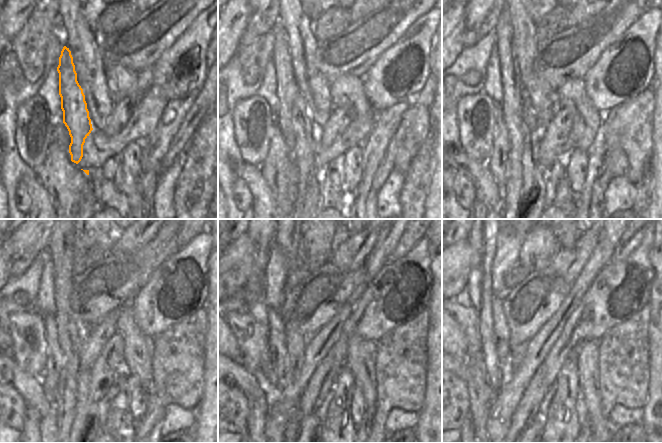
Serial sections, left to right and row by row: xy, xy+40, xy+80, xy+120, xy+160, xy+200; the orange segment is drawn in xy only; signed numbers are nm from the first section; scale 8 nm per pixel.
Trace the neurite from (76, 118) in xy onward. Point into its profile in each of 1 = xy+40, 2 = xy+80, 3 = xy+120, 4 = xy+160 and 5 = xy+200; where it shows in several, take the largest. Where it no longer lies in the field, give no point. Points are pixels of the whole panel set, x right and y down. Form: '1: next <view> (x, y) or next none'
1: next xy+40 (309, 198)
2: next xy+80 (532, 198)
3: next xy+120 (85, 422)
4: next xy+160 (311, 422)
5: next xy+200 (537, 421)

